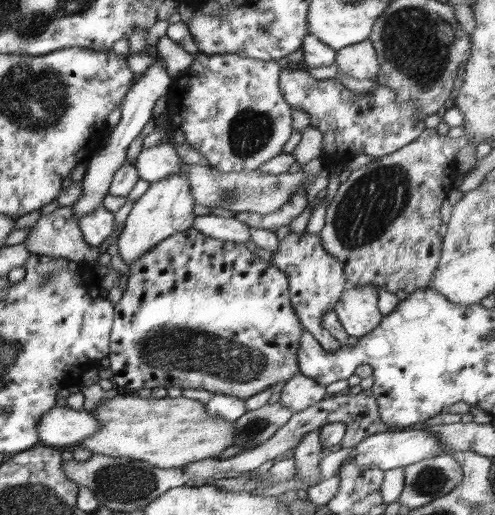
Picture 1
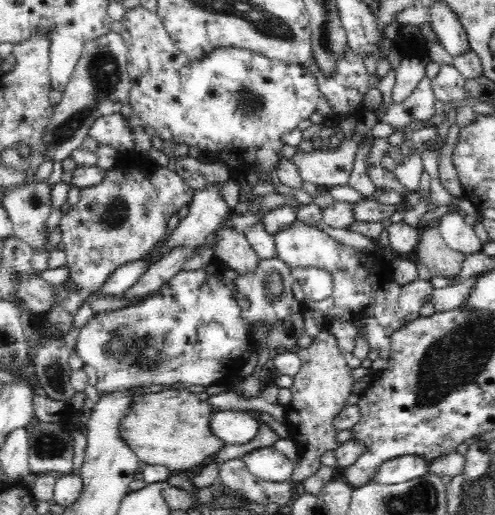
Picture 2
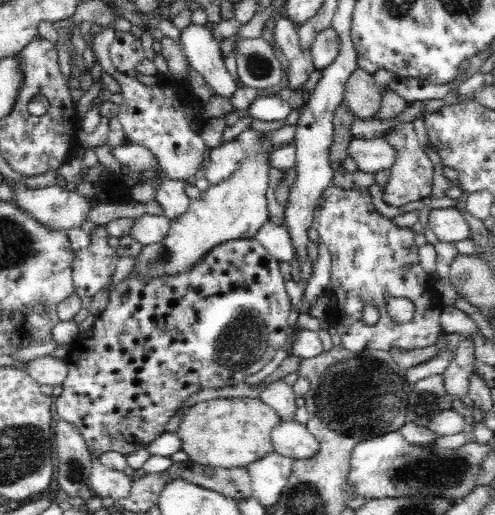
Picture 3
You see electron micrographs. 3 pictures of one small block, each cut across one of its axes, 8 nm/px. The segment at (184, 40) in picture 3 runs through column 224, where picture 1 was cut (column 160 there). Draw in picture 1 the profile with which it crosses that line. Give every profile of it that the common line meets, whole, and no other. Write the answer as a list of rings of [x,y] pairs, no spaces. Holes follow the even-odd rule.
[[[158,57],[154,65],[140,76],[138,81],[130,88],[128,94],[124,96],[124,100],[119,107],[122,116],[120,116],[120,122],[114,130],[109,132],[110,140],[106,140],[105,146],[100,146],[86,162],[87,169],[83,180],[80,182],[82,186],[81,197],[72,204],[72,210],[77,221],[82,220],[86,214],[92,214],[98,206],[102,206],[103,198],[109,193],[109,186],[114,173],[127,163],[126,154],[128,154],[130,144],[138,138],[146,125],[154,120],[152,113],[158,99],[167,95],[170,91],[173,78],[167,74],[166,68],[160,66],[157,59]]]

